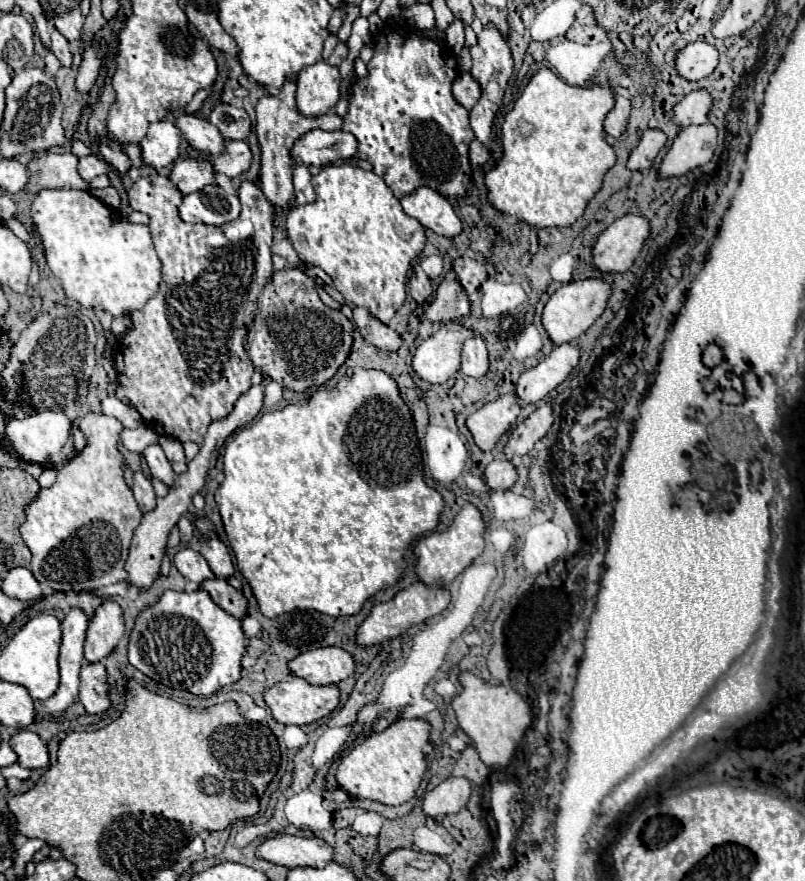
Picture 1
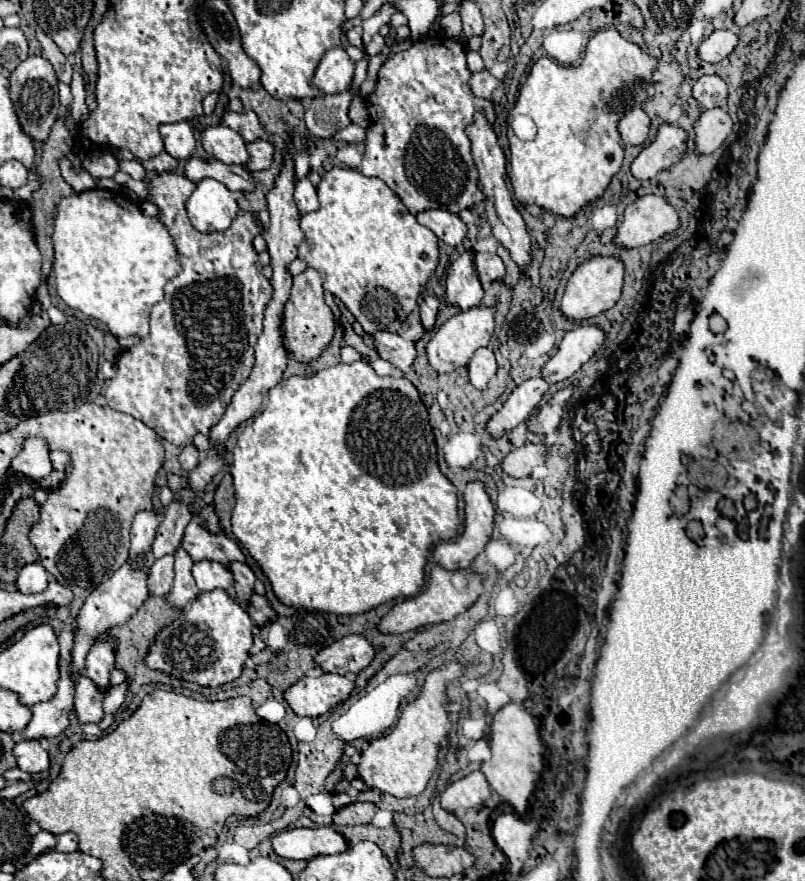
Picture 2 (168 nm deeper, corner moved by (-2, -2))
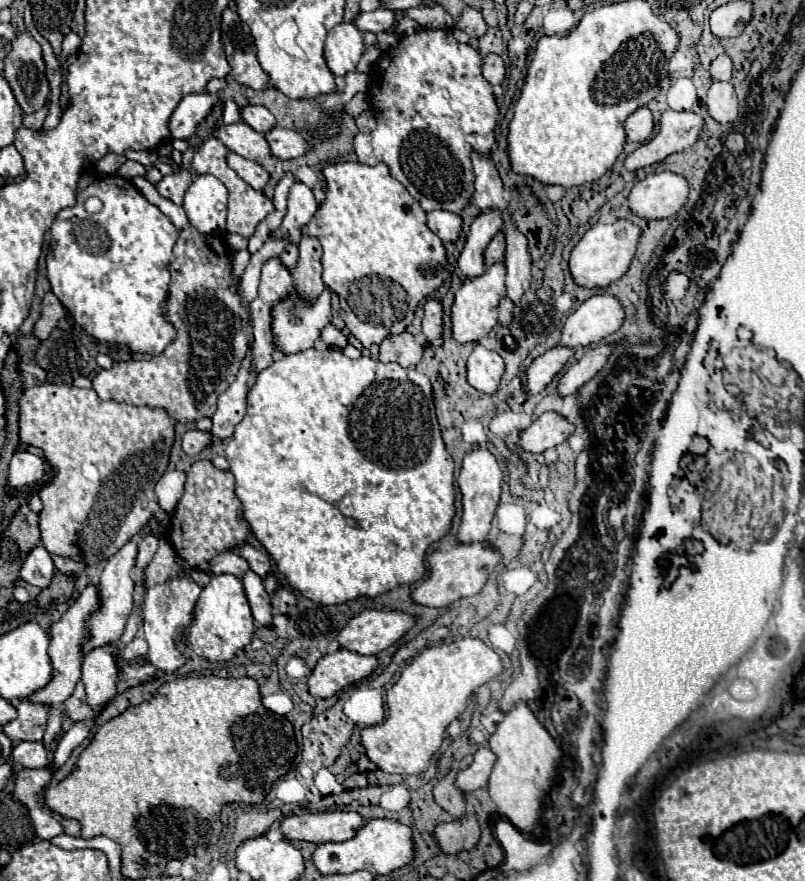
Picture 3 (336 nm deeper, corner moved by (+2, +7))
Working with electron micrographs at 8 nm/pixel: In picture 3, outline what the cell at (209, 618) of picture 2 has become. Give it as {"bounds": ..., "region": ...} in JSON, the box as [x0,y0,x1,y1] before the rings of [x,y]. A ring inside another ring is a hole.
{"bounds":[185,574,255,662],"region":[[[233,574],[211,576],[211,582],[201,590],[201,596],[195,608],[195,618],[187,628],[185,642],[191,644],[193,650],[199,652],[209,662],[227,662],[251,642],[253,632],[255,632],[255,626],[253,626],[251,608],[249,608],[241,578]]]}

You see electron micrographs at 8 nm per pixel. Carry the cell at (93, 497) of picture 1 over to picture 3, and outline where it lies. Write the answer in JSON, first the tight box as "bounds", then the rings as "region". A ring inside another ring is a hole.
{"bounds":[19,384,175,564],"region":[[[41,384],[27,388],[19,406],[21,442],[41,448],[49,466],[57,468],[53,482],[43,486],[39,492],[43,500],[43,510],[39,514],[41,542],[49,554],[61,554],[85,564],[95,564],[121,550],[151,518],[163,522],[167,512],[159,508],[153,486],[167,470],[169,454],[175,442],[175,420],[163,408],[109,402],[101,400],[93,388],[75,388],[65,384]]]}

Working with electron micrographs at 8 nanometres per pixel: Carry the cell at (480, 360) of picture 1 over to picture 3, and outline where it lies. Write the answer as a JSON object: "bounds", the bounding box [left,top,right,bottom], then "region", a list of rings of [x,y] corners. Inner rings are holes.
{"bounds":[467,344,505,394],"region":[[[481,344],[473,348],[467,360],[467,380],[473,388],[485,394],[497,392],[503,372],[505,372],[505,364],[497,352],[491,352]]]}

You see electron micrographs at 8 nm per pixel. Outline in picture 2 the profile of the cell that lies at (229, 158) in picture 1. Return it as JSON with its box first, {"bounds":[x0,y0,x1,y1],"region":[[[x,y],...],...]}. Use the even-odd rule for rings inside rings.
{"bounds":[245,139,273,171],"region":[[[259,139],[253,143],[247,143],[247,153],[249,153],[249,161],[245,163],[245,167],[249,171],[261,171],[261,169],[269,169],[271,165],[271,155],[273,155],[273,147],[269,141]]]}

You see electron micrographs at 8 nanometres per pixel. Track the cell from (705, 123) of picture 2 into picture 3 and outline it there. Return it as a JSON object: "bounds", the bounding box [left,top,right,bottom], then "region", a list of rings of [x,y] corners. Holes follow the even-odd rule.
{"bounds":[707,82,739,124],"region":[[[713,82],[713,86],[707,92],[707,110],[721,124],[733,122],[737,118],[739,104],[731,82]]]}

